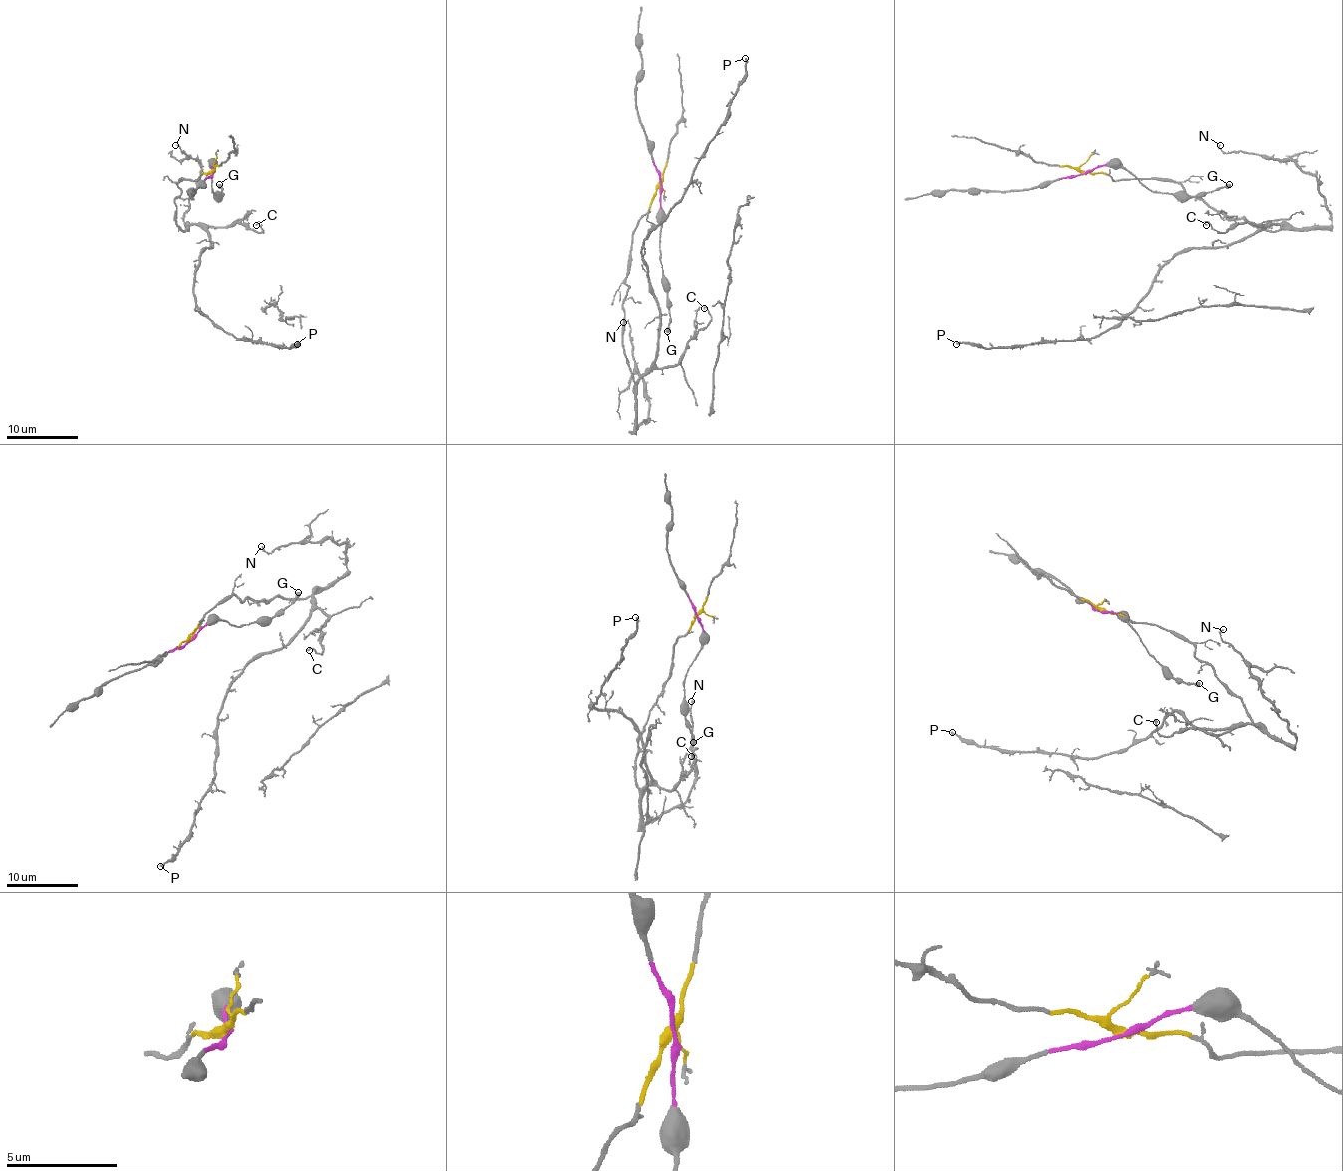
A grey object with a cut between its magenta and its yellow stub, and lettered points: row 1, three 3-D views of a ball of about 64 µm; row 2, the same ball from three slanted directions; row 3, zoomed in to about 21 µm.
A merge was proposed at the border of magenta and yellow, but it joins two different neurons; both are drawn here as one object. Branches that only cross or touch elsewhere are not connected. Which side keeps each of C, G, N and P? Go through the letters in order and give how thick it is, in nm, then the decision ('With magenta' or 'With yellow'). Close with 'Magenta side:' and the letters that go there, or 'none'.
C: Thickness 100 nm. With yellow
G: Thickness 360 nm. With magenta
N: Thickness 140 nm. With yellow
P: Thickness 180 nm. With yellow
Magenta side: G

